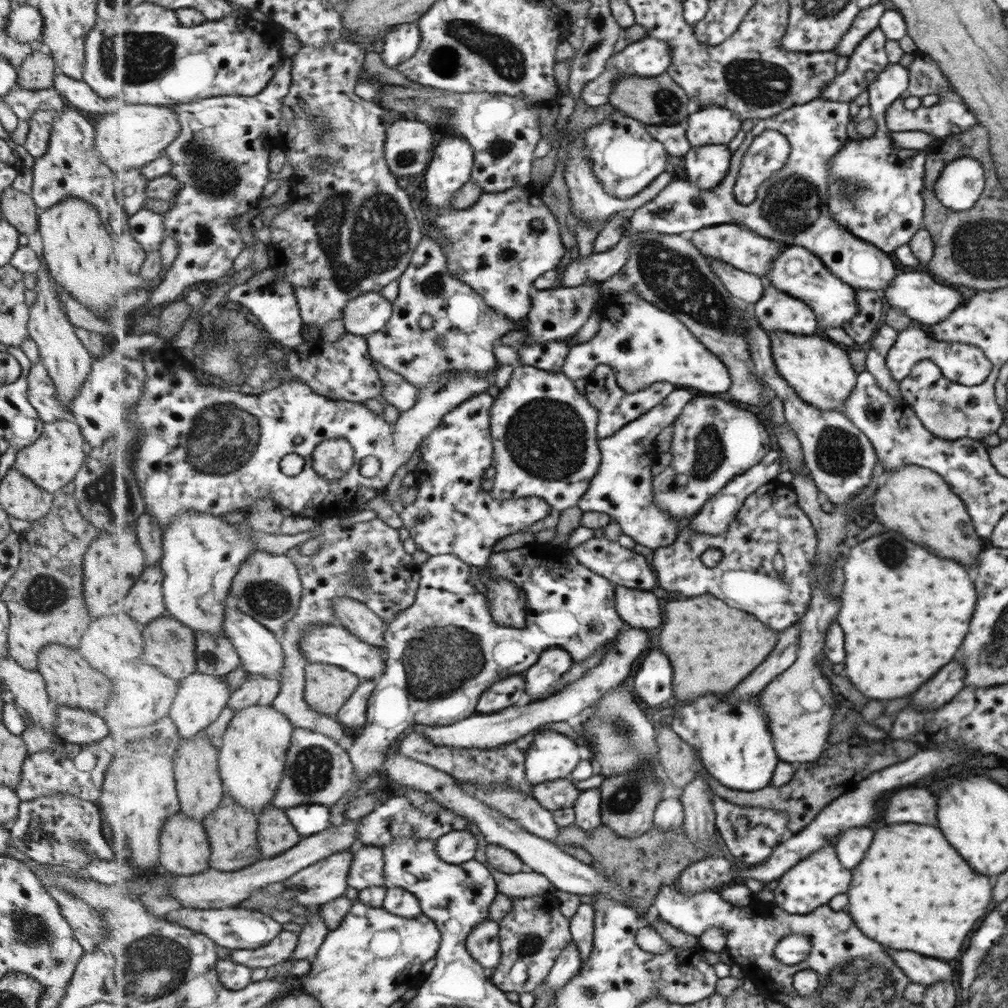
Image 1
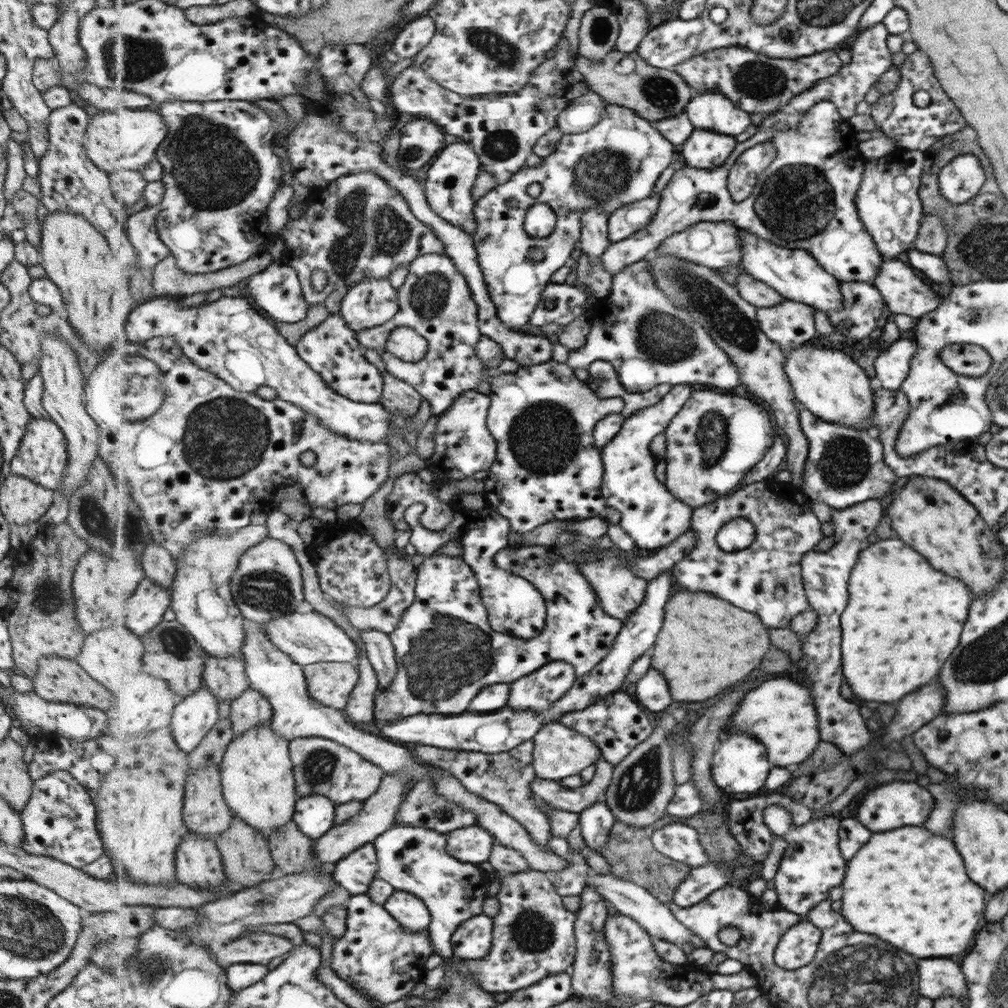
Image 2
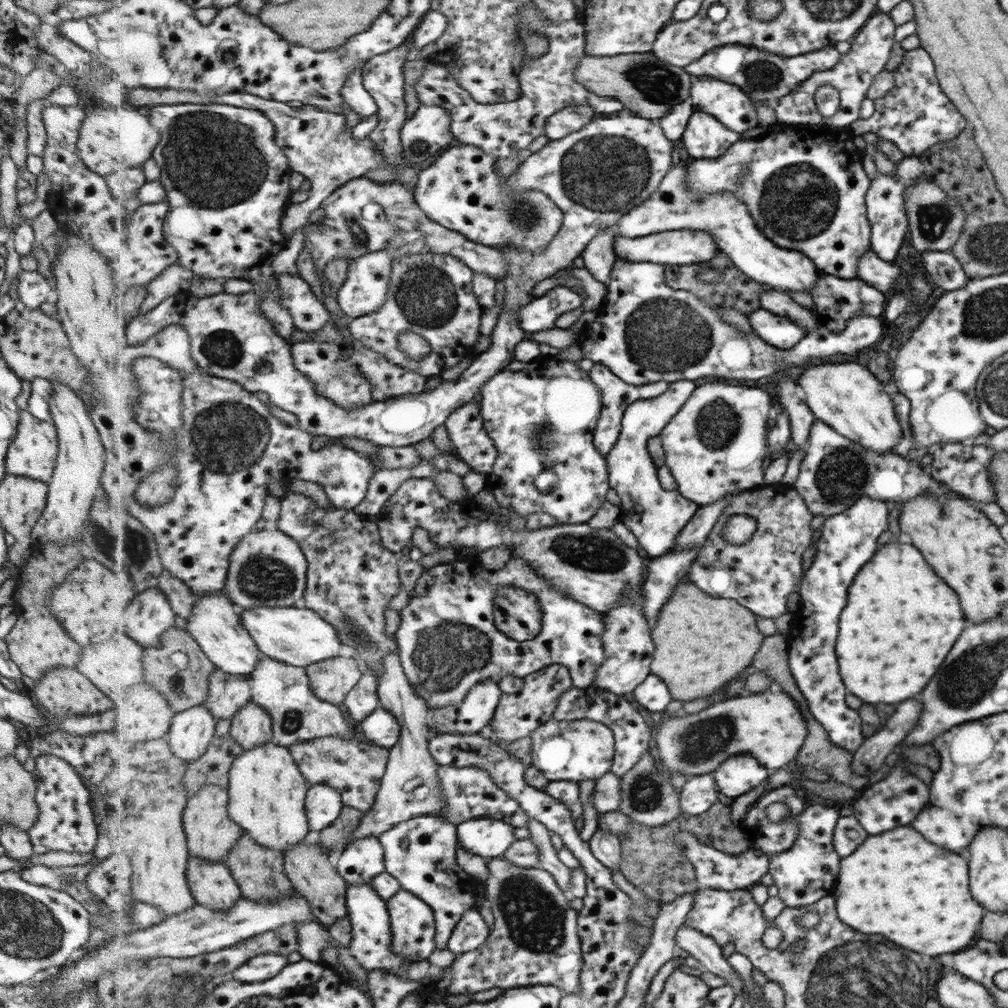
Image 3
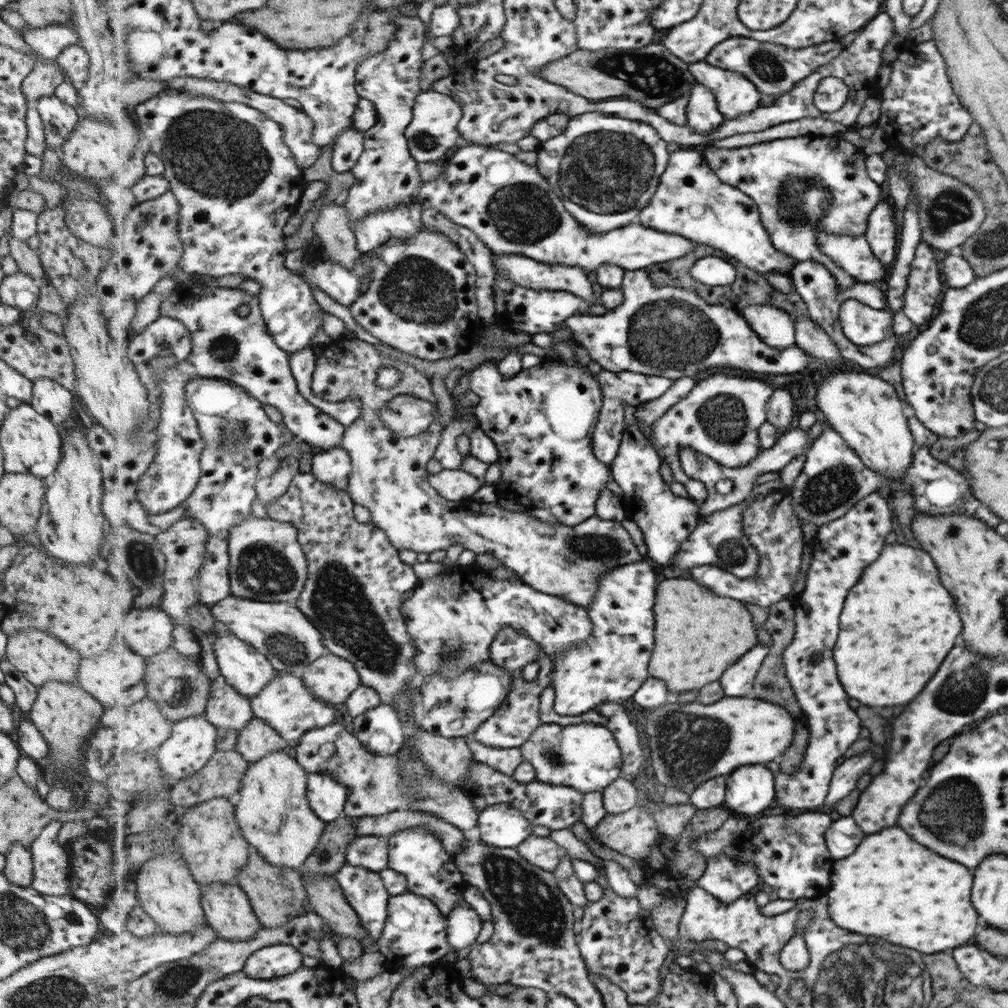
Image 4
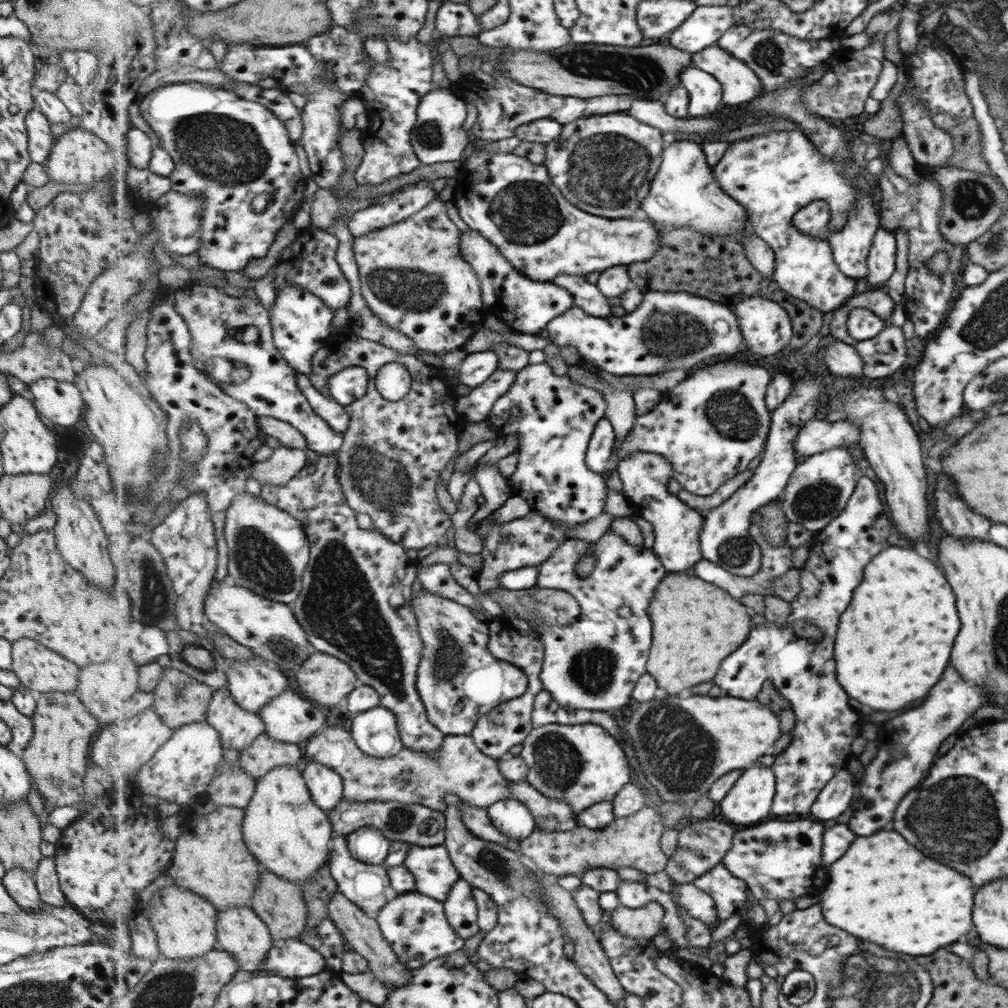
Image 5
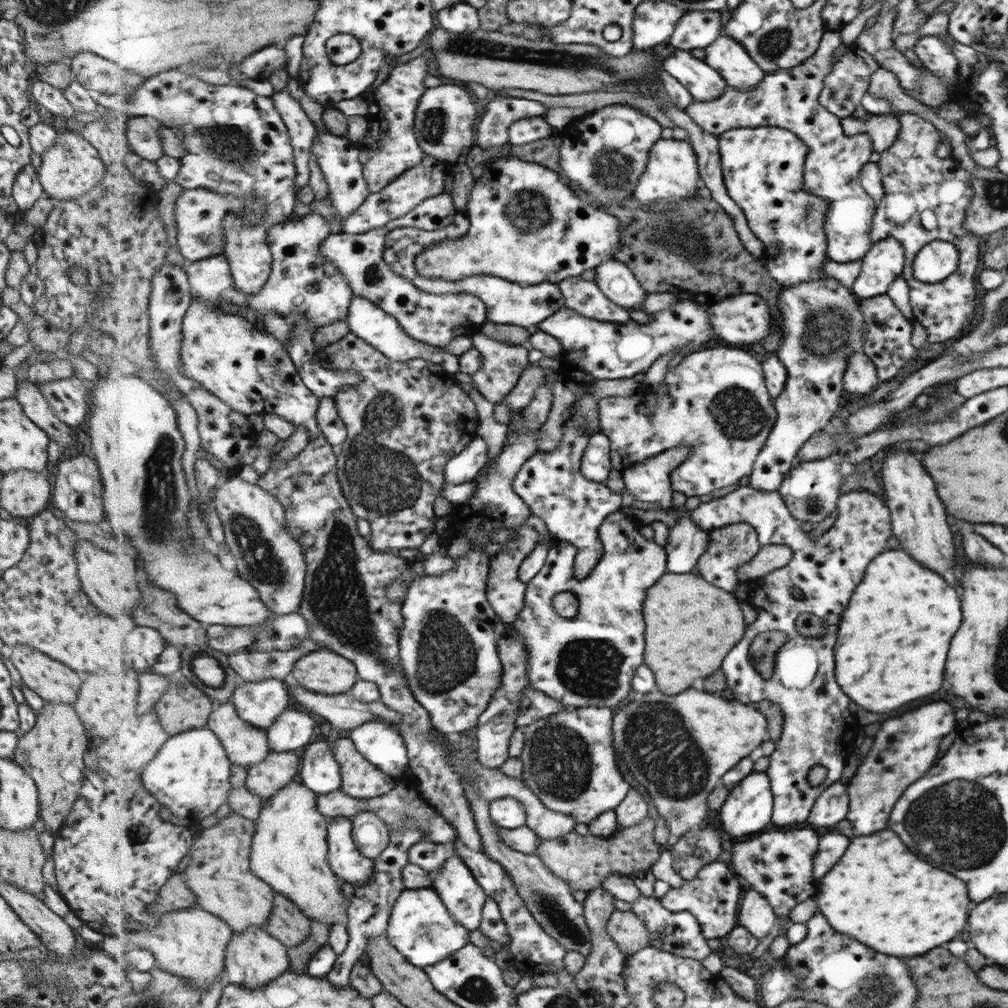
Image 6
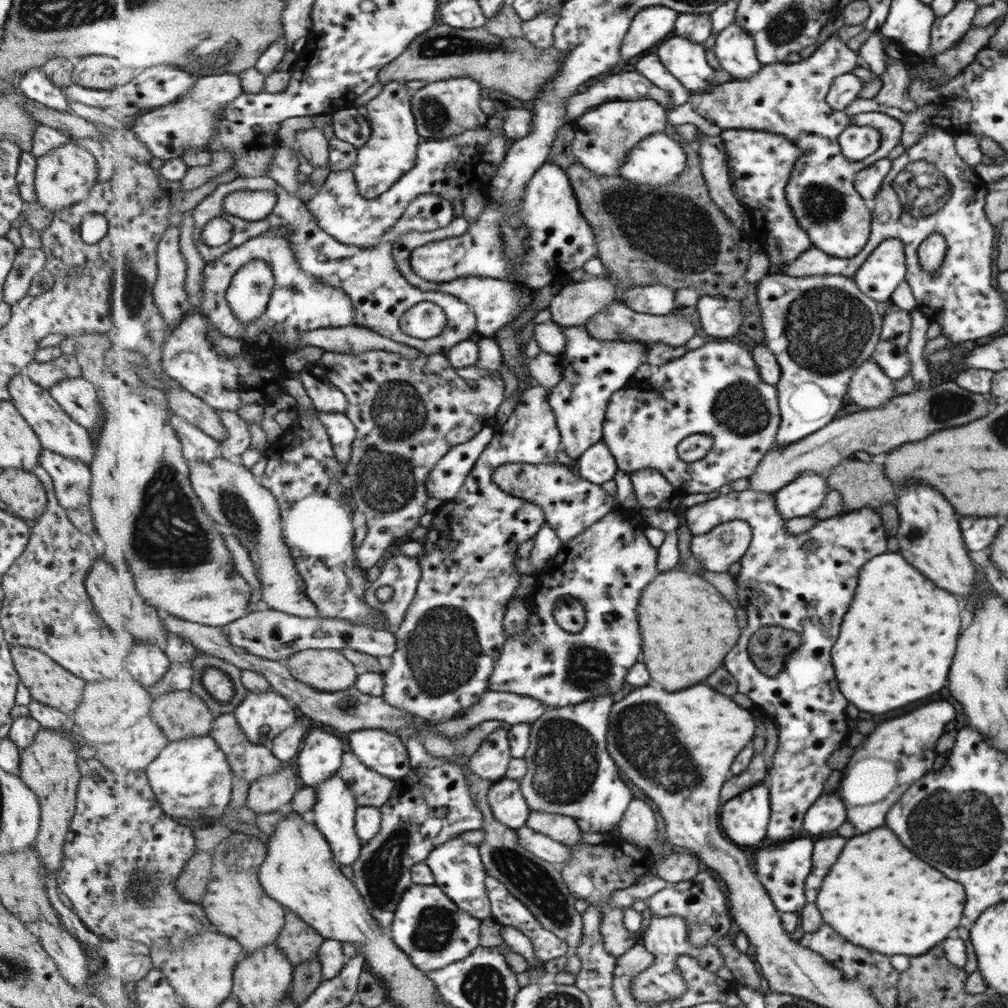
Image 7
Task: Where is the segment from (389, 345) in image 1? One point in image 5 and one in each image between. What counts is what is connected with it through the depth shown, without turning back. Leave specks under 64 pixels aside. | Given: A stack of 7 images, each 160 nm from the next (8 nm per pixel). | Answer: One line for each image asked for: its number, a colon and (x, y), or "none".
2: (436, 300)
3: (431, 294)
4: (421, 300)
5: (414, 277)

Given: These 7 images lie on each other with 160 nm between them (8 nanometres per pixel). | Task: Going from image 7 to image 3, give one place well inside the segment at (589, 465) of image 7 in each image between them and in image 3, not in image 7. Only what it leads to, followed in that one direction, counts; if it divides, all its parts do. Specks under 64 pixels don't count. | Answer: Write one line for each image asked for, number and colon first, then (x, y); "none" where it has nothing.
3: (617, 394)
4: (621, 389)
5: (602, 443)
6: (597, 460)

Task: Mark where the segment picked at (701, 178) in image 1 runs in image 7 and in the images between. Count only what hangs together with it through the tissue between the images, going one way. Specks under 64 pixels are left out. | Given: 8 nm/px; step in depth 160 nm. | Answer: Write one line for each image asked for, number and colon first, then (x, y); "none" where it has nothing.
2: (706, 149)
3: (705, 137)
4: (704, 117)
5: (706, 92)
6: (705, 83)
7: (686, 59)

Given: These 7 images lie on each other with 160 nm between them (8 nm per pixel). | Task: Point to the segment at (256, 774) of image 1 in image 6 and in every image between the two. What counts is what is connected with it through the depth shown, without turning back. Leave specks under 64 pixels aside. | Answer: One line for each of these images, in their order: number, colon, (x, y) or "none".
2: (259, 785)
3: (268, 792)
4: (273, 809)
5: (285, 829)
6: (291, 850)

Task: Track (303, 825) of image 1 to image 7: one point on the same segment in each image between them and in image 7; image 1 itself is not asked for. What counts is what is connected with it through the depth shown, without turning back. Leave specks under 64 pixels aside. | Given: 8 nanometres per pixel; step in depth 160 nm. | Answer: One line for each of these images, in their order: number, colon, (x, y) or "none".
2: (315, 815)
3: (324, 804)
4: (327, 796)
5: (327, 788)
6: (320, 771)
7: (320, 759)

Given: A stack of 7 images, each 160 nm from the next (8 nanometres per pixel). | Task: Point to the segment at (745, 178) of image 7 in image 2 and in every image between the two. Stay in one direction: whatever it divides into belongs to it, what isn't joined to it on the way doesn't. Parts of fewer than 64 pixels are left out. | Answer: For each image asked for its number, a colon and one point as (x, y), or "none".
2: (805, 200)
3: (805, 187)
4: (802, 184)
5: (773, 174)
6: (763, 167)

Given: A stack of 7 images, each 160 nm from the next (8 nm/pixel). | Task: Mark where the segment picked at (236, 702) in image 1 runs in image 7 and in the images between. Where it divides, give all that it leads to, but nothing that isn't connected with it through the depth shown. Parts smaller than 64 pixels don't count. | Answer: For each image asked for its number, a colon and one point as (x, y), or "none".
2: (253, 708)
3: (252, 726)
4: (258, 739)
5: (266, 753)
6: (274, 773)
7: (275, 793)

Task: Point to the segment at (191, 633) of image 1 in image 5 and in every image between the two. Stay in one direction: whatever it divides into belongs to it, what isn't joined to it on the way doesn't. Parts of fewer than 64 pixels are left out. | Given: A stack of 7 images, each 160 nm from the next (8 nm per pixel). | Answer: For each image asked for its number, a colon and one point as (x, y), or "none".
2: (173, 654)
3: (177, 666)
4: (179, 684)
5: (180, 699)

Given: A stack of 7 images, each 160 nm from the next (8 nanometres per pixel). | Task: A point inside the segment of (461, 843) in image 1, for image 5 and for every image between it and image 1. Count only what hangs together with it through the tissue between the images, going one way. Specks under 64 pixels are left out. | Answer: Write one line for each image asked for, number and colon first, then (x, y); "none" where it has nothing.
2: (474, 844)
3: (489, 838)
4: (500, 825)
5: (513, 818)

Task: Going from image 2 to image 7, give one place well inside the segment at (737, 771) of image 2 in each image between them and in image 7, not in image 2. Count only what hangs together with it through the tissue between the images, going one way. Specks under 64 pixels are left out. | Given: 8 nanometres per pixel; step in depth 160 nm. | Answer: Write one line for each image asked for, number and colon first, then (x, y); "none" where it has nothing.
3: (740, 774)
4: (750, 790)
5: (751, 800)
6: (750, 807)
7: (746, 818)

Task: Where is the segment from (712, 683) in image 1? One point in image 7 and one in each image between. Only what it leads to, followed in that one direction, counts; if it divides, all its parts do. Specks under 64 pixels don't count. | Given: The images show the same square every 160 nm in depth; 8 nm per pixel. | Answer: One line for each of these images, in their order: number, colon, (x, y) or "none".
2: (707, 644)
3: (703, 643)
4: (699, 635)
5: (696, 623)
6: (692, 625)
7: (689, 628)

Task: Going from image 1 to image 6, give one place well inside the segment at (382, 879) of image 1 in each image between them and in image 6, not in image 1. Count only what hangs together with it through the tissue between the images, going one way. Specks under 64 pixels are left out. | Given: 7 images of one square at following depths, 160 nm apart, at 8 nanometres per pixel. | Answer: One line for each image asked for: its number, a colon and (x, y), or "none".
2: (356, 872)
3: (363, 860)
4: (370, 852)
5: (368, 844)
6: (372, 835)

